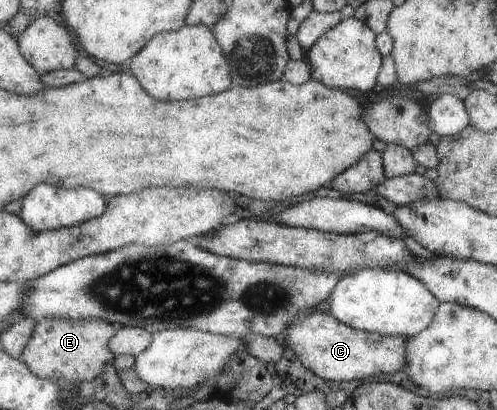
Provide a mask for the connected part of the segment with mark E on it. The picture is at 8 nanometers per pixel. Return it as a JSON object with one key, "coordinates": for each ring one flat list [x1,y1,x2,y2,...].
{"coordinates":[[44,318,37,322,34,333,25,347,22,359,28,367,41,378,56,380,59,383,87,382,101,376,108,362,112,362,117,355,111,350,111,339,119,332,112,322,105,319,72,319,72,318]]}

